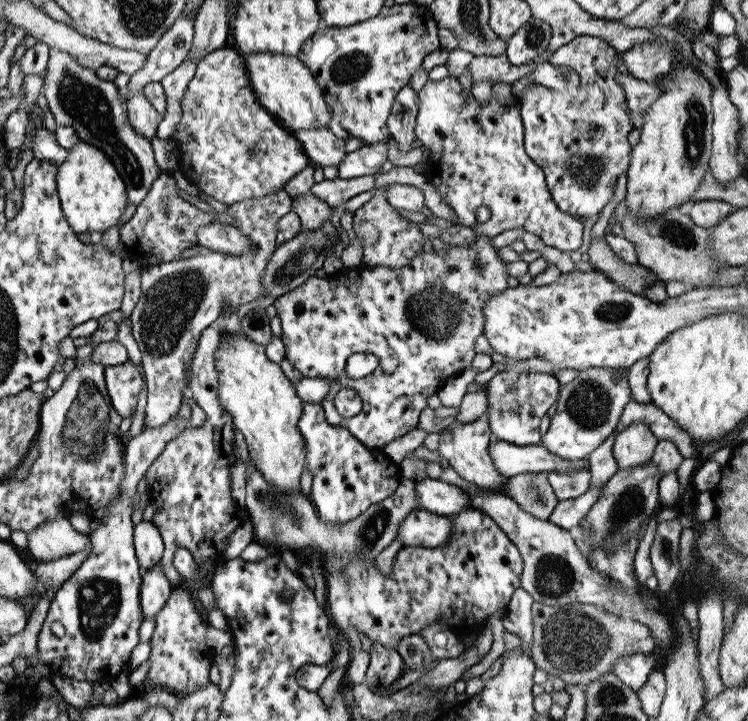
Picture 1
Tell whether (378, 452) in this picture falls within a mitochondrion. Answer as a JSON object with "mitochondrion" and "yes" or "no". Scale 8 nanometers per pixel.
{"mitochondrion":"no"}

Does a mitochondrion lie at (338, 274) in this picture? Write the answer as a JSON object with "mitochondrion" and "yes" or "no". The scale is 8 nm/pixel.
{"mitochondrion":"no"}

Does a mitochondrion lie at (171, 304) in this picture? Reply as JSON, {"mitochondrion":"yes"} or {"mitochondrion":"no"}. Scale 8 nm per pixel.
{"mitochondrion":"yes"}

